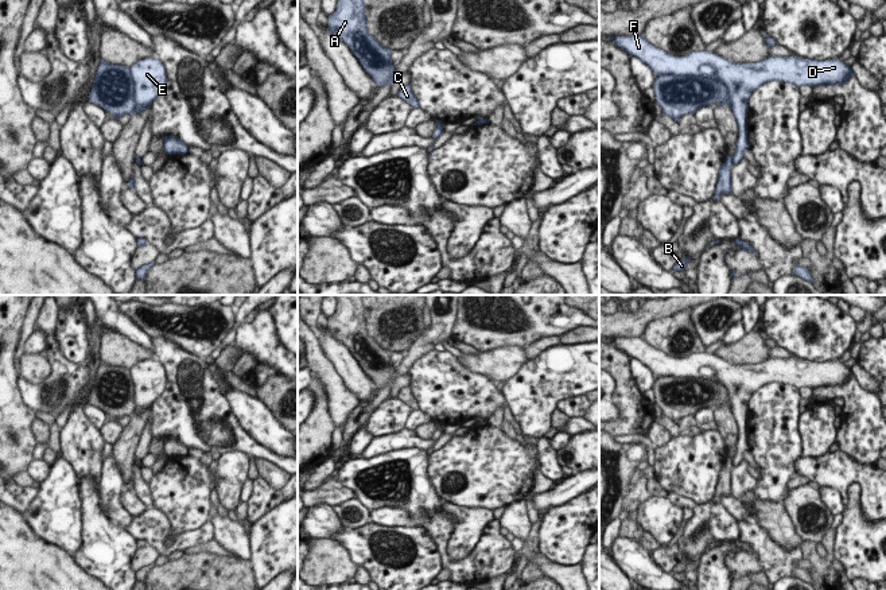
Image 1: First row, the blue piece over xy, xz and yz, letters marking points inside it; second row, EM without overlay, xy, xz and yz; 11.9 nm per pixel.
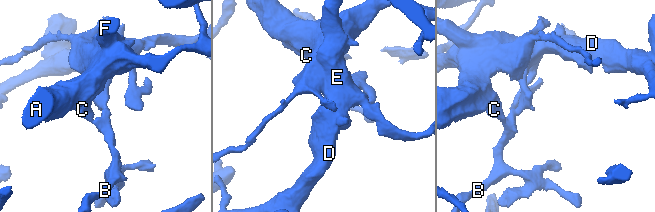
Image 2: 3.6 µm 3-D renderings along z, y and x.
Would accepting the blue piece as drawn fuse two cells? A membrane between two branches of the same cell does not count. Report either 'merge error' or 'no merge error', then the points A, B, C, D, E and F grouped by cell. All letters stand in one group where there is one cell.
merge error; groups A B C / D E F

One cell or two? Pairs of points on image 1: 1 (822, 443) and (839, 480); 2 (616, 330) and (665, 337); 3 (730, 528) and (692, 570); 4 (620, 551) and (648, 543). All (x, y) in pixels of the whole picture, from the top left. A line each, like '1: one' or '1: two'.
1: two
2: two
3: one
4: two

